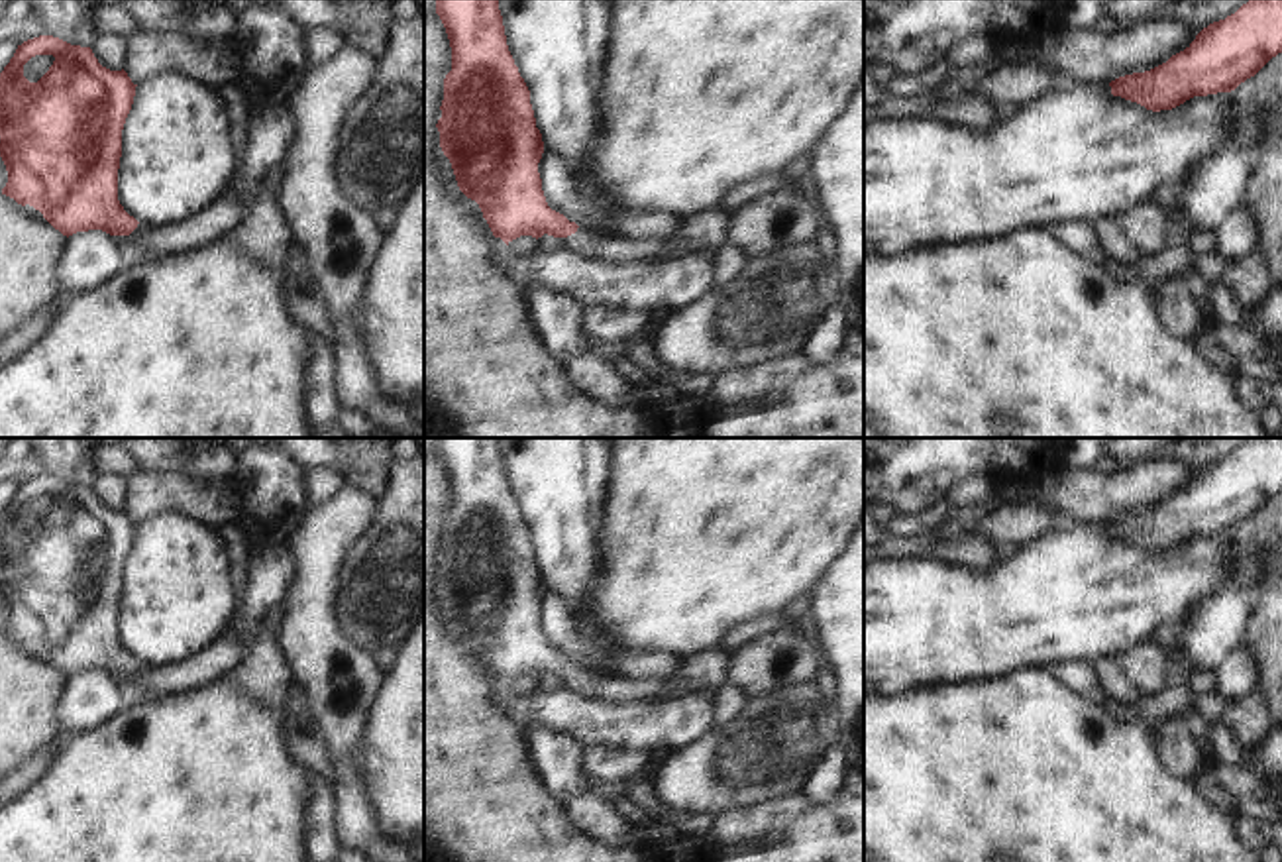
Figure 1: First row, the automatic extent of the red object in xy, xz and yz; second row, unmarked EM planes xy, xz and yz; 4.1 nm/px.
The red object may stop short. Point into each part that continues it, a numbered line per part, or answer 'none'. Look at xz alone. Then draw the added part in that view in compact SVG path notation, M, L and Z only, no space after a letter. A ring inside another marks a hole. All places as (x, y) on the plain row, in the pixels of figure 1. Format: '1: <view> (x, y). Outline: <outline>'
1: xz (605, 690). Outline: M577 668L575 673L560 677L563 687L599 703L622 703L622 701L650 701L658 693L681 693L685 689L681 679L660 677L601 677L589 670Z

